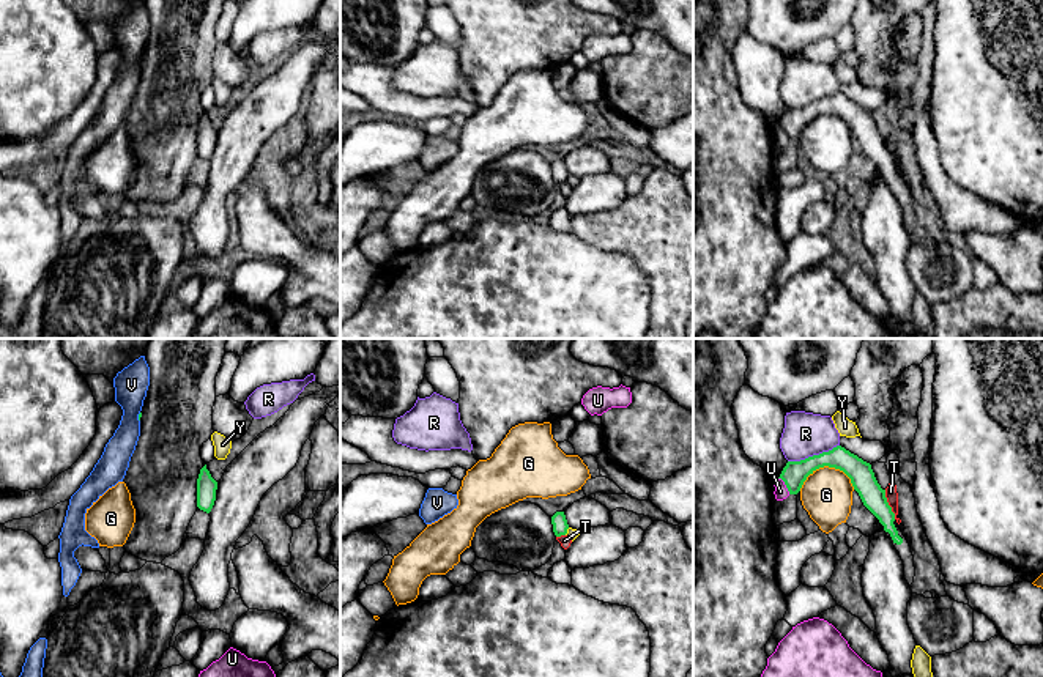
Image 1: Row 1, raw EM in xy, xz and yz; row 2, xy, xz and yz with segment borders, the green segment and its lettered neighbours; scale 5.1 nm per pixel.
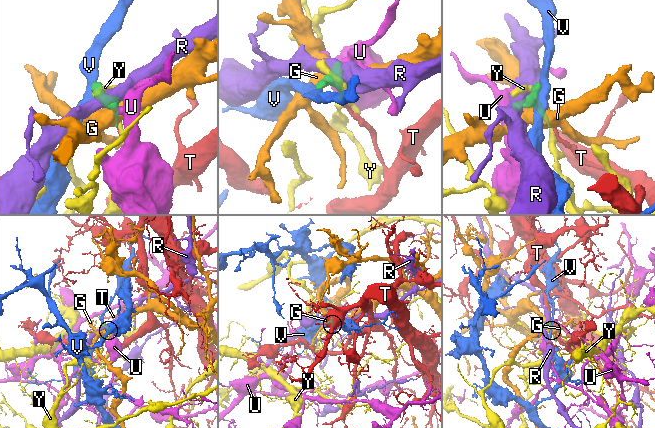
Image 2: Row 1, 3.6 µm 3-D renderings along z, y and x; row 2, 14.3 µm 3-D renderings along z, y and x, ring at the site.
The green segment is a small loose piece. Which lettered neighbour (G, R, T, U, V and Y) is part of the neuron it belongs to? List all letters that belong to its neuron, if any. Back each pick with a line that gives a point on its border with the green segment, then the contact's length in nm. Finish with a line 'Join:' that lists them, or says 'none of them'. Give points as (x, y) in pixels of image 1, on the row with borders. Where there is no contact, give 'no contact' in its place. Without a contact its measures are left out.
Join: none of them

